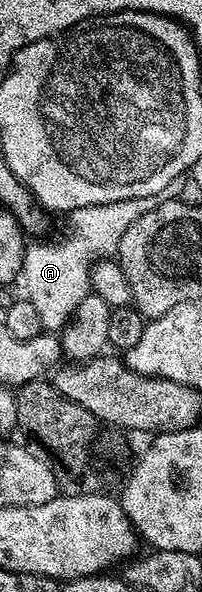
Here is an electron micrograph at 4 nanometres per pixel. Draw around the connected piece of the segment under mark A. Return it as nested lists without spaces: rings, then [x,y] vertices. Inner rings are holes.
[[[185,176],[171,178],[171,182],[167,182],[167,186],[163,186],[163,190],[159,190],[157,196],[127,198],[119,202],[77,208],[74,212],[68,213],[70,236],[66,240],[61,240],[58,244],[30,243],[26,247],[20,283],[25,284],[24,299],[29,300],[31,306],[35,306],[44,331],[60,333],[79,302],[83,302],[83,298],[91,294],[89,283],[91,261],[116,253],[117,244],[123,238],[127,226],[131,226],[131,222],[155,210],[155,206],[159,206],[163,200],[178,199],[185,179]]]

